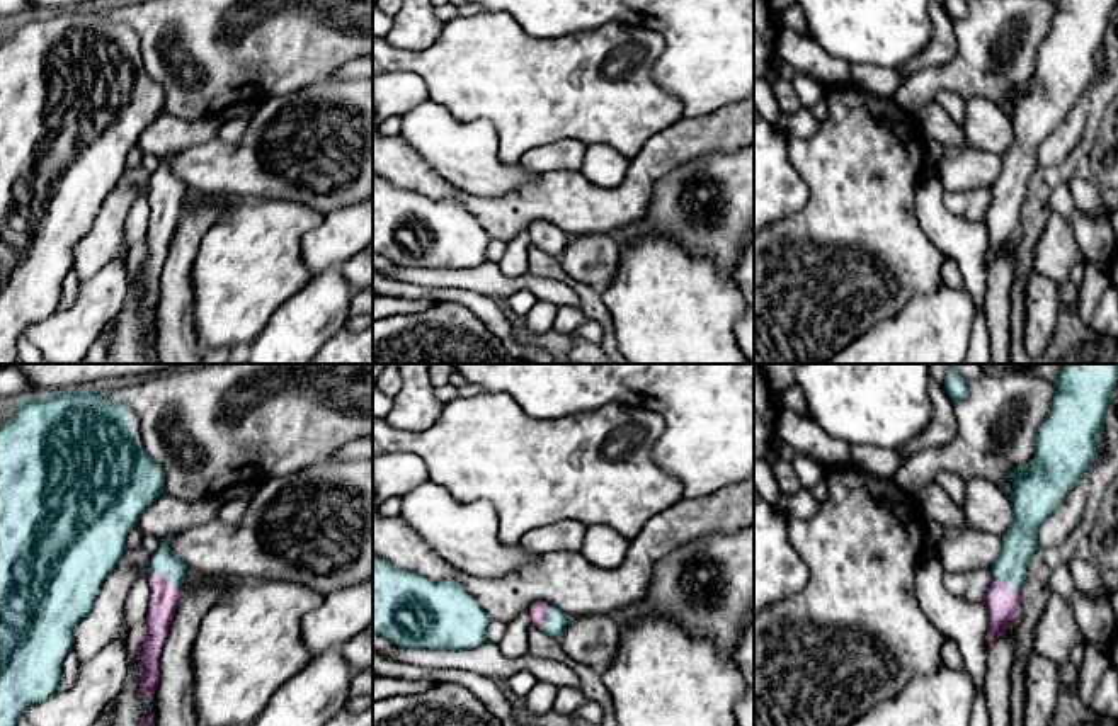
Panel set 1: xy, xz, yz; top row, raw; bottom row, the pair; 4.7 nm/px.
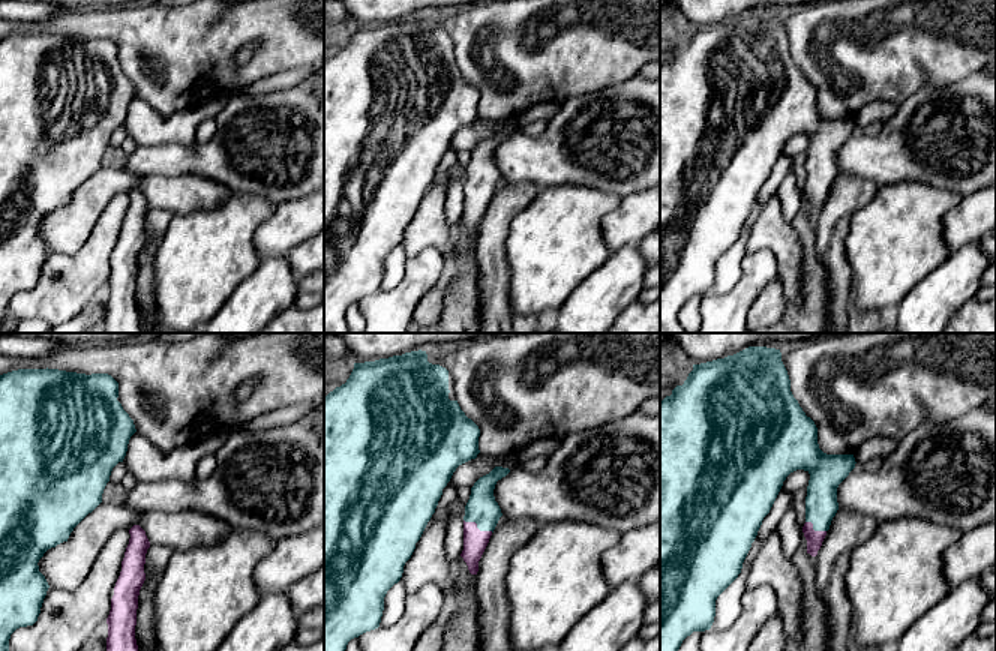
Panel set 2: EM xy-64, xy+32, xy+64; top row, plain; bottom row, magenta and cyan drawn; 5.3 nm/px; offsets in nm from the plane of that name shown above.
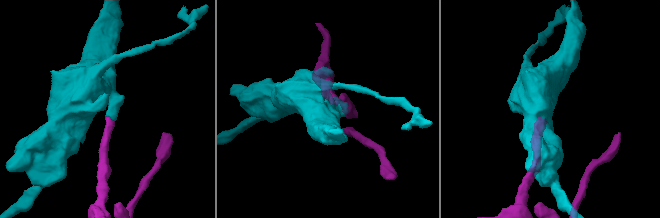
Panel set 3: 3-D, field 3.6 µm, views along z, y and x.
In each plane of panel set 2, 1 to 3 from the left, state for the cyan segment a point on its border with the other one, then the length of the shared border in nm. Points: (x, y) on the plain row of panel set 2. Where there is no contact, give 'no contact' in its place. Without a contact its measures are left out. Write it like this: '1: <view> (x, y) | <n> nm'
1: no contact
2: xy+32 (476, 191) | 170 nm
3: xy+64 (813, 194) | 130 nm

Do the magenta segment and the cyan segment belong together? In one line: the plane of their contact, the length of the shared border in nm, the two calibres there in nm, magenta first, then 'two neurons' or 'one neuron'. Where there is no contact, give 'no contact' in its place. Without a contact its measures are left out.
xy | 170 nm | 140/120 nm | one neuron

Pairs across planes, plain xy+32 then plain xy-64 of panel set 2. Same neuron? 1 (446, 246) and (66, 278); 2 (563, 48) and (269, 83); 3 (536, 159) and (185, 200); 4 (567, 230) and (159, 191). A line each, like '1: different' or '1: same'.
1: different
2: different
3: different
4: different

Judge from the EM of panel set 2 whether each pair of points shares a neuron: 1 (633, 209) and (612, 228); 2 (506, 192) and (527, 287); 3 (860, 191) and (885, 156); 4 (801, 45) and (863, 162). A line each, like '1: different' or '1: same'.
1: same
2: different
3: different
4: different

